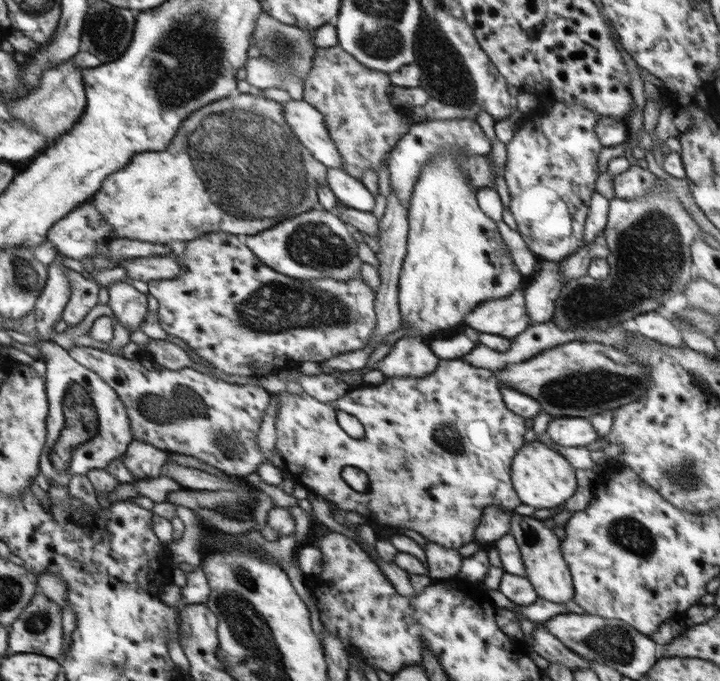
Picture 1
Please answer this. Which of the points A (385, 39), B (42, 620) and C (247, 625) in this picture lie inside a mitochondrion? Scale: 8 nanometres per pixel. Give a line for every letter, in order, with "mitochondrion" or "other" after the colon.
A: mitochondrion
B: mitochondrion
C: mitochondrion

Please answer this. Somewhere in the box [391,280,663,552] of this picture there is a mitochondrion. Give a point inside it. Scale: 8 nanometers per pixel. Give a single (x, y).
(594, 388)

